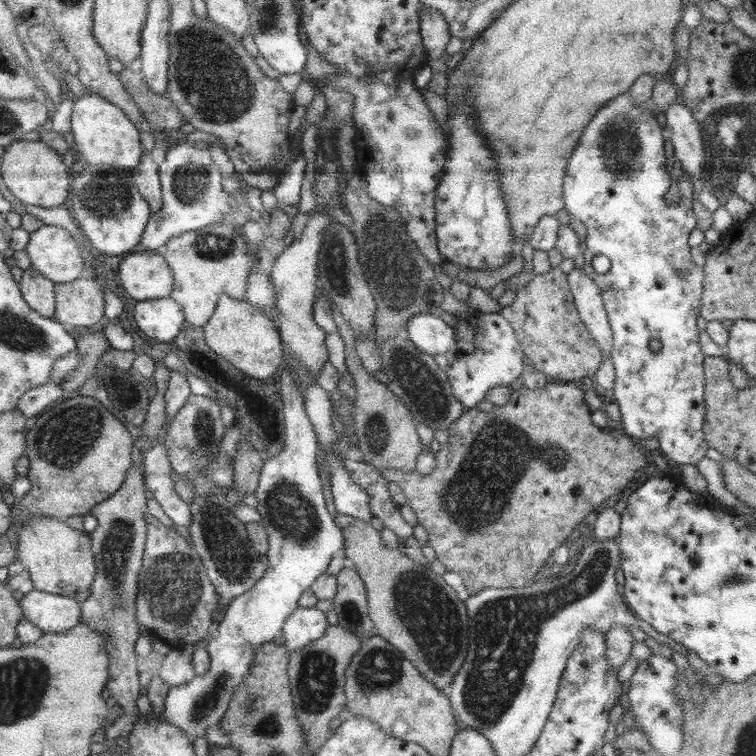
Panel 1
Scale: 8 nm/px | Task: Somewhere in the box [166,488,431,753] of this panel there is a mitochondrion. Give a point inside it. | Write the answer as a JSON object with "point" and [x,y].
{"point":[230,555]}

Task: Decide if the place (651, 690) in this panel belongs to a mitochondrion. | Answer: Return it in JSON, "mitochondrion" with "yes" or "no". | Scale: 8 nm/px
{"mitochondrion":"no"}

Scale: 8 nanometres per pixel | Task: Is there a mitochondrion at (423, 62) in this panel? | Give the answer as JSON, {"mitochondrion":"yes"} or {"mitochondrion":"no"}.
{"mitochondrion":"no"}

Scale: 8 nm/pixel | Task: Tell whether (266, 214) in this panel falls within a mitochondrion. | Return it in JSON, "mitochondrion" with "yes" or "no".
{"mitochondrion":"no"}

